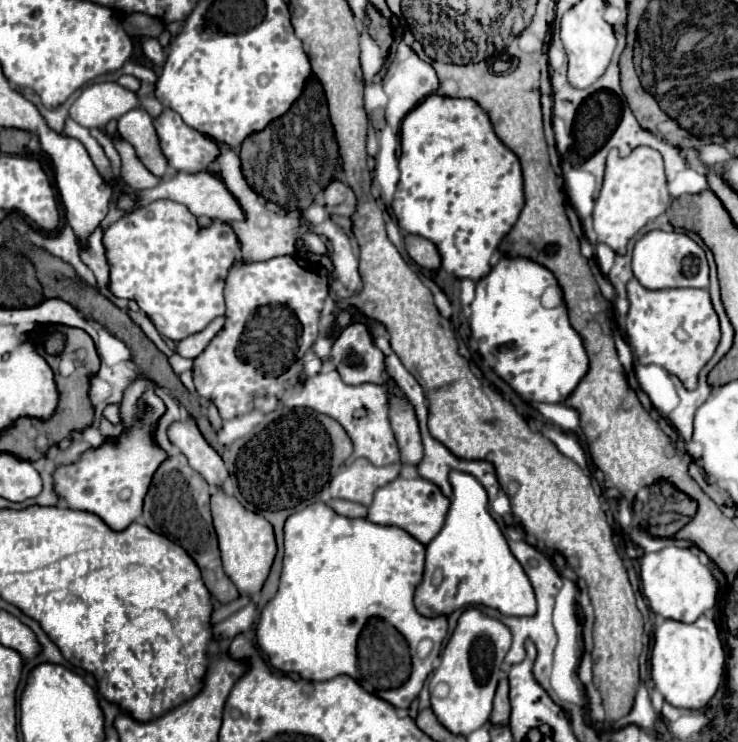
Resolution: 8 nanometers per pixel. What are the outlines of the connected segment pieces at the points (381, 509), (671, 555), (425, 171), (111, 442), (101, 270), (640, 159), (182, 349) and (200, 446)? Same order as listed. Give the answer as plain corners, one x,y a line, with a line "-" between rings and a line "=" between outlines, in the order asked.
397,477
395,481
375,491
373,503
369,505
367,519
377,525
401,527
409,535
413,535
419,543
427,545
437,535
437,531
441,531
447,511
449,511
449,499
441,493
441,489
435,483
421,477
415,477
415,479
=
665,547
659,553
647,553
641,559
641,593
649,601
653,613
681,623
697,621
716,604
719,583
711,571
699,563
689,549
=
429,95
403,119
399,169
401,179
393,197
393,213
401,229
433,241
443,257
443,269
447,273
459,279
483,279
491,269
491,255
515,225
525,205
521,163
517,155
499,141
487,113
471,99
=
137,377
125,389
119,403
121,435
107,437
99,447
91,447
81,453
77,463
61,465
53,471
53,489
69,509
89,511
99,515
113,531
127,529
143,511
143,497
151,485
153,473
167,459
157,451
163,451
153,439
157,423
165,413
165,403
155,395
155,383
147,377
=
101,227
97,231
93,231
93,235
87,239
87,247
81,251
81,259
85,261
85,265
95,273
97,283
99,285
109,285
109,263
105,257
105,249
103,249
103,231
=
637,147
629,157
619,157
617,149
613,149
607,157
603,187
593,209
597,241
609,245
617,255
625,255
627,241
649,221
657,219
669,203
671,195
667,191
663,157
659,151
651,147
=
217,317
203,331
193,333
193,335
187,335
185,339
181,339
177,343
177,353
181,357
189,357
189,359
197,357
207,347
207,343
213,339
213,335
217,335
217,331
223,327
223,321
225,321
223,317
=
193,419
177,421
169,427
169,439
189,459
189,465
211,485
211,489
223,489
229,477
221,455
203,439

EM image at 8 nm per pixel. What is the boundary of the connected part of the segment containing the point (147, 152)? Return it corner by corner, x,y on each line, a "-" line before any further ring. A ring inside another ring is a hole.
131,109
119,119
119,135
121,139
129,141
137,157
143,161
143,165
157,177
161,177
167,171
167,159
161,155
159,139
153,129
153,119
143,109

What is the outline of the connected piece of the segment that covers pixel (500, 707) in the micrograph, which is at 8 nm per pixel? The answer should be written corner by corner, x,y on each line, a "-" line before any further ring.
501,679
497,687
497,695
493,701
493,713
491,721
493,725
509,725
509,715
511,715
511,705
509,705
509,685
507,679

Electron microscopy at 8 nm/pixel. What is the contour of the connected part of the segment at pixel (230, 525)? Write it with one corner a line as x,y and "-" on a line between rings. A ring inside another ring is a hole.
223,491
211,495
211,511
213,511
213,525
217,527
217,537
221,543
221,559
225,573
243,595
247,597
257,595
263,589
263,583
269,575
277,551
273,525
265,517
253,511
245,511
245,507
237,503
237,499
229,497

